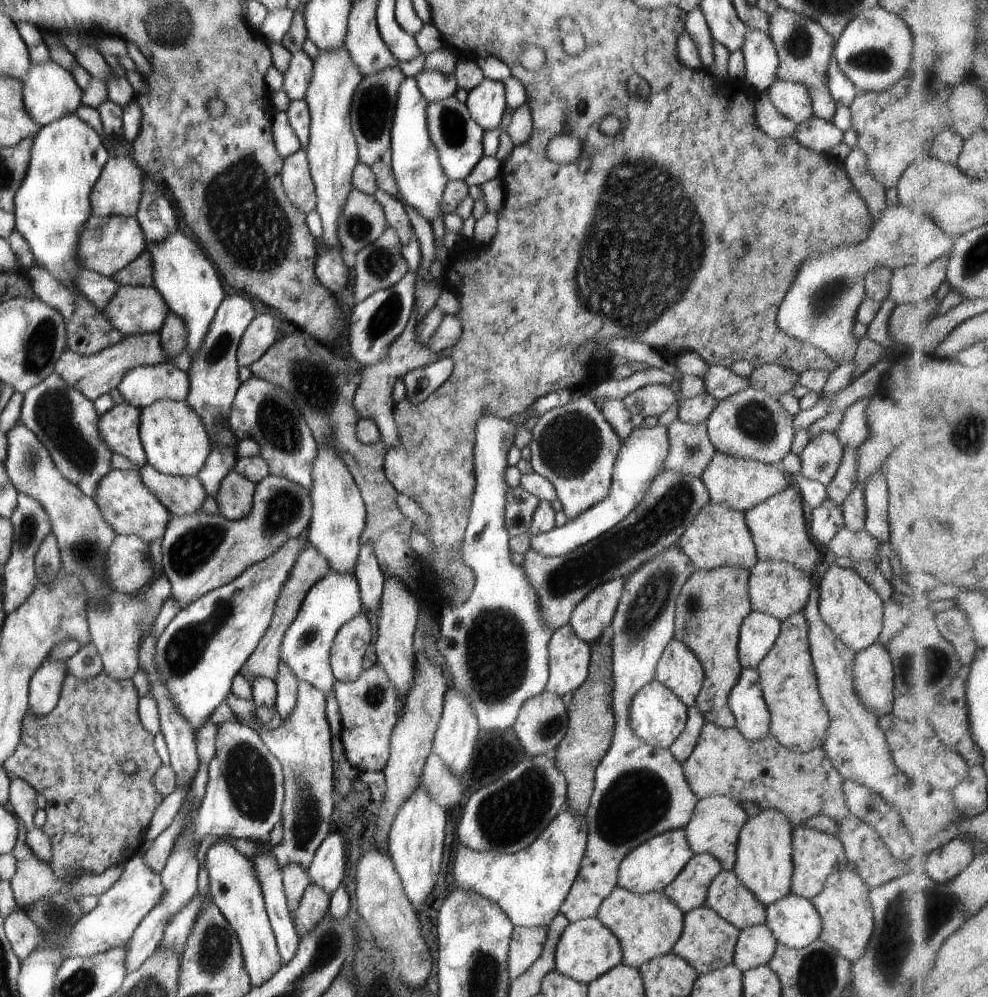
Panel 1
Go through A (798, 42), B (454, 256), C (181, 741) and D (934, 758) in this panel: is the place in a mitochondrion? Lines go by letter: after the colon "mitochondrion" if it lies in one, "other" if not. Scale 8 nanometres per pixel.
A: mitochondrion
B: other
C: other
D: other

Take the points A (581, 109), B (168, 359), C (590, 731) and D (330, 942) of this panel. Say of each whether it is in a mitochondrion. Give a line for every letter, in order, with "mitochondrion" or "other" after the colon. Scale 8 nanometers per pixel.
A: other
B: other
C: other
D: mitochondrion

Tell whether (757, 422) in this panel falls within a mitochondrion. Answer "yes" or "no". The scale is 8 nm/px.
yes

